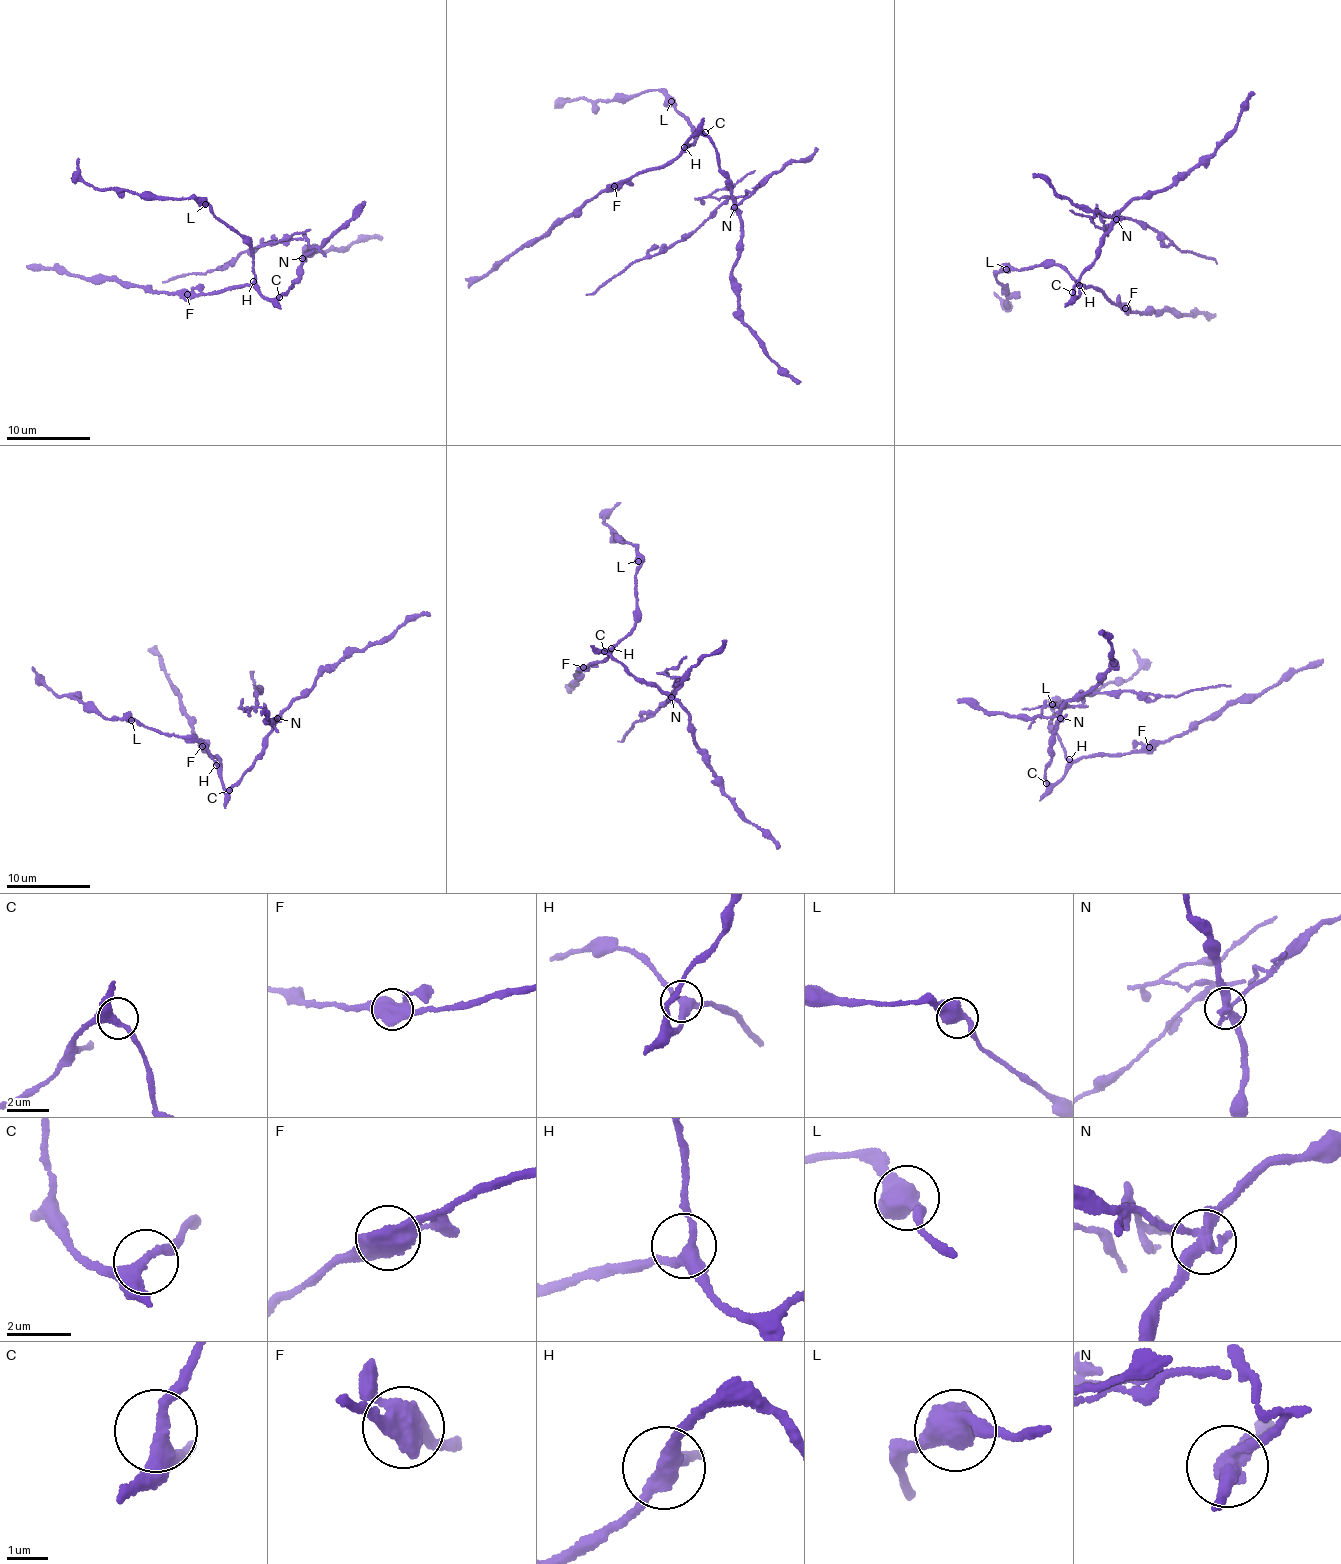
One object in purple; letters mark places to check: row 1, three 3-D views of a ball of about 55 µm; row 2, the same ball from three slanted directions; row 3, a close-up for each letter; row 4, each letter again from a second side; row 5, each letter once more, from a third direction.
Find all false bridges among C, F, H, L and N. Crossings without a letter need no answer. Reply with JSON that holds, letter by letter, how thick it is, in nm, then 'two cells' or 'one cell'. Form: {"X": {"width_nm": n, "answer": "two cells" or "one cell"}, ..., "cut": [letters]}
{"C": {"width_nm": 280, "answer": "one cell"}, "F": {"width_nm": 550, "answer": "one cell"}, "H": {"width_nm": 320, "answer": "one cell"}, "L": {"width_nm": 460, "answer": "one cell"}, "N": {"width_nm": 320, "answer": "two cells"}, "cut": ["N"]}

